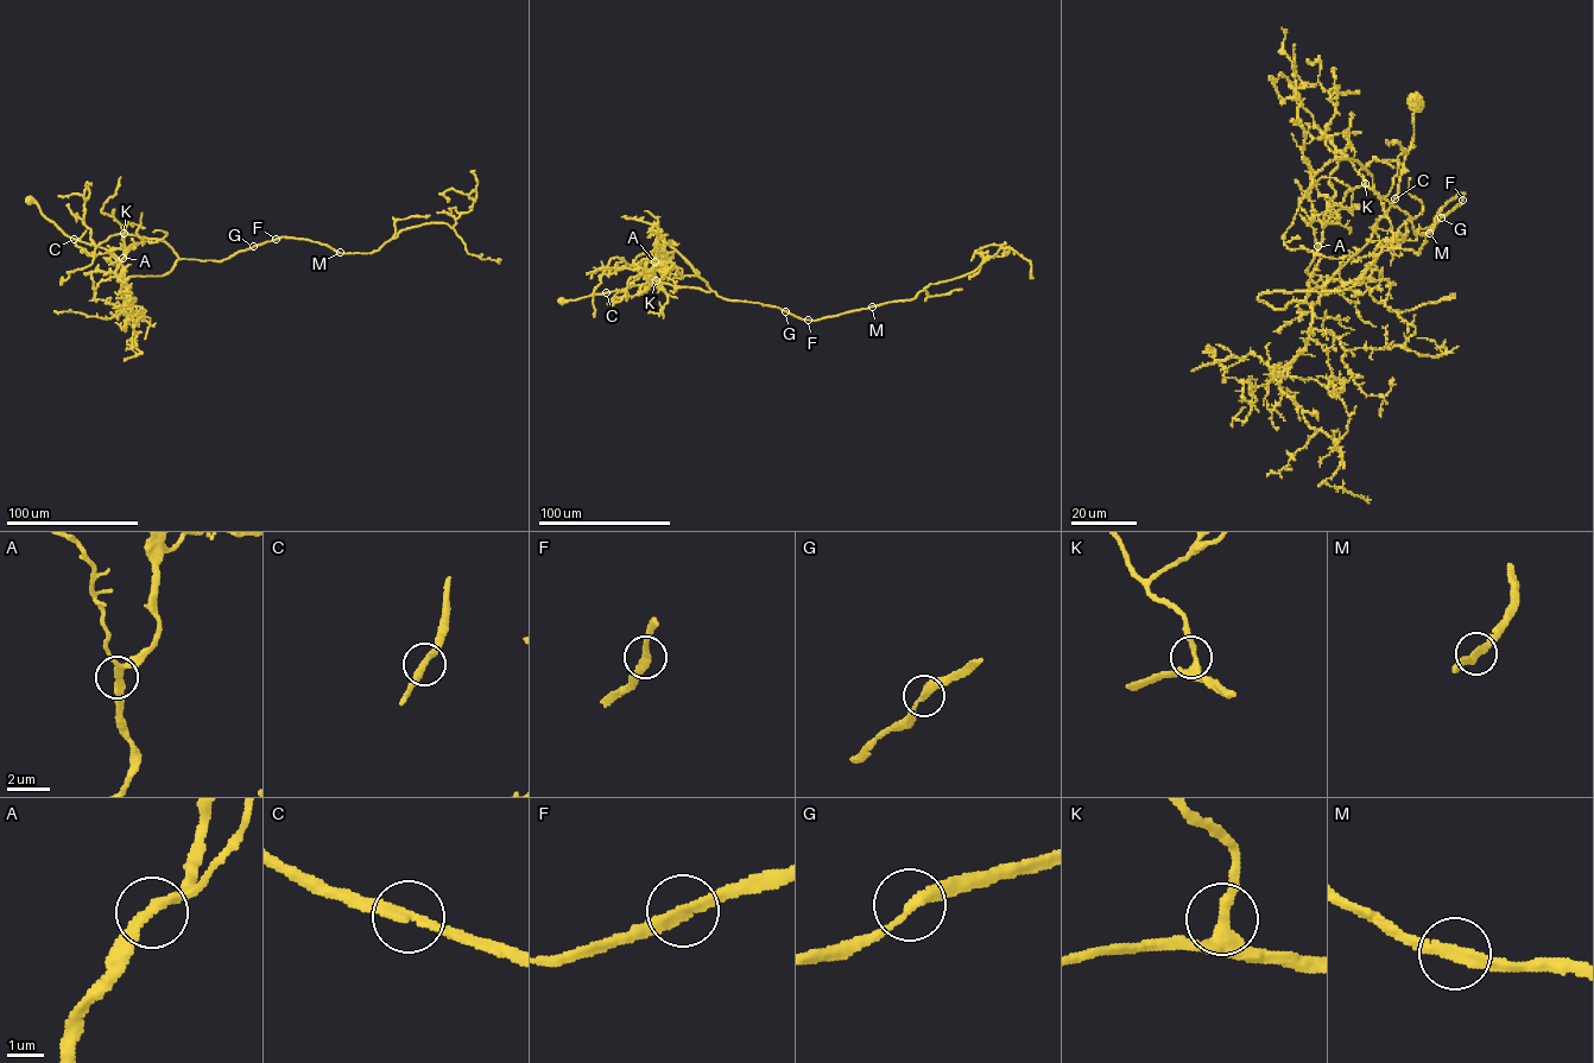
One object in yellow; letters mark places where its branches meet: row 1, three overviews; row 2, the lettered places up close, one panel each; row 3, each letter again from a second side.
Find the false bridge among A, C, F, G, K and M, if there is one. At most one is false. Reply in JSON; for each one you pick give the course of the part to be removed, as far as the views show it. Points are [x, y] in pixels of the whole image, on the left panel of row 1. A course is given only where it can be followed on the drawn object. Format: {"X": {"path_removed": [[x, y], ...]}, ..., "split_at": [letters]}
{"split_at": []}

